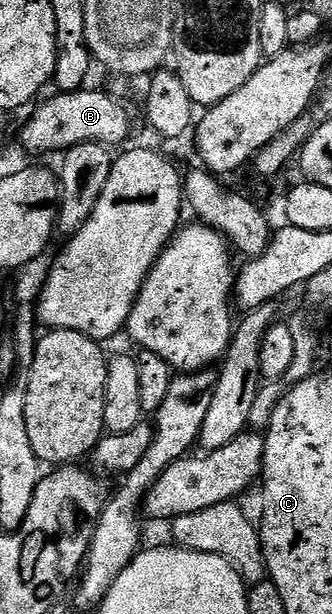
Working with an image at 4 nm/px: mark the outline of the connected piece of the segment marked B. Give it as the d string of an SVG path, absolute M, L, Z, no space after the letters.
M87 90L55 93L48 103L40 102L19 131L19 139L23 142L24 149L66 153L72 147L85 142L101 143L110 149L115 149L118 143L125 142L131 135L130 109L107 91Z

